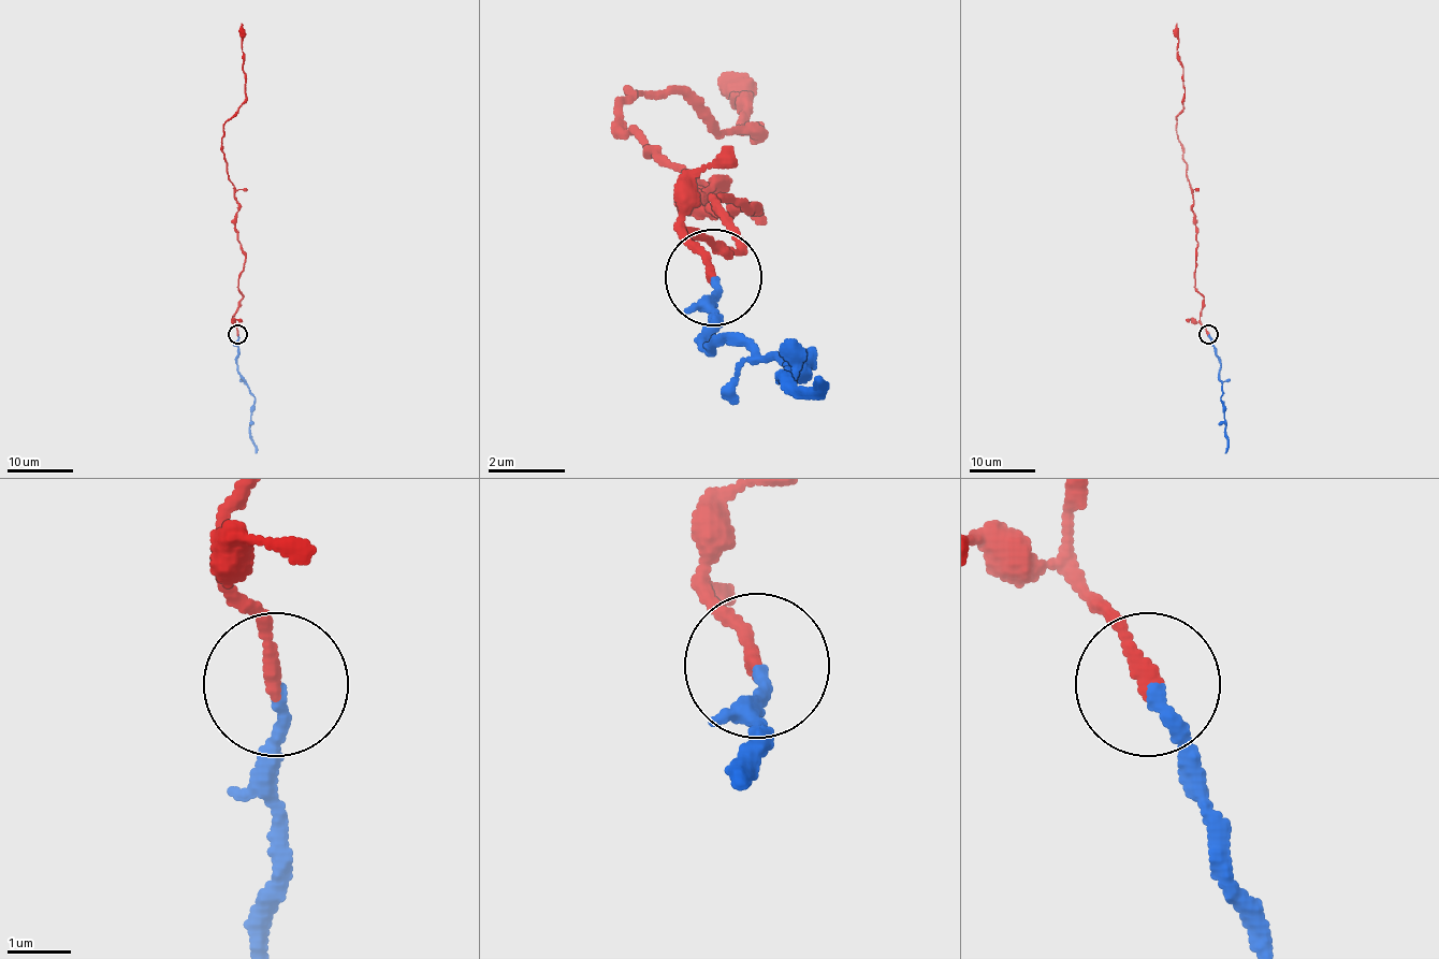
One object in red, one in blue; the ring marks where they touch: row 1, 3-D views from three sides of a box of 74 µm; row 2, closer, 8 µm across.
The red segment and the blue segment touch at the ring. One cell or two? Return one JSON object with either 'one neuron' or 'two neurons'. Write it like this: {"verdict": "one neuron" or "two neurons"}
{"verdict": "one neuron"}

